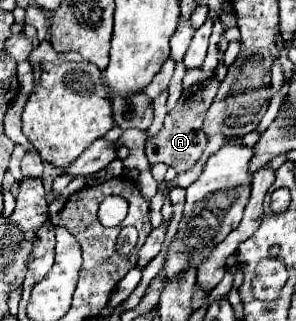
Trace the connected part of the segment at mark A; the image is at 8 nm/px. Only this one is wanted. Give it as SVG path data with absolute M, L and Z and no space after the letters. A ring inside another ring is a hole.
M205 79L201 83L195 83L191 87L187 87L183 93L181 93L181 99L177 101L175 109L171 113L167 113L165 117L165 123L163 123L163 129L145 143L145 155L149 159L150 164L155 164L157 161L165 163L165 165L171 165L177 169L177 173L181 171L187 171L195 165L195 161L201 157L205 145L207 145L207 139L201 131L201 125L203 125L203 119L205 119L205 113L217 93L217 87L219 83L215 79Z

